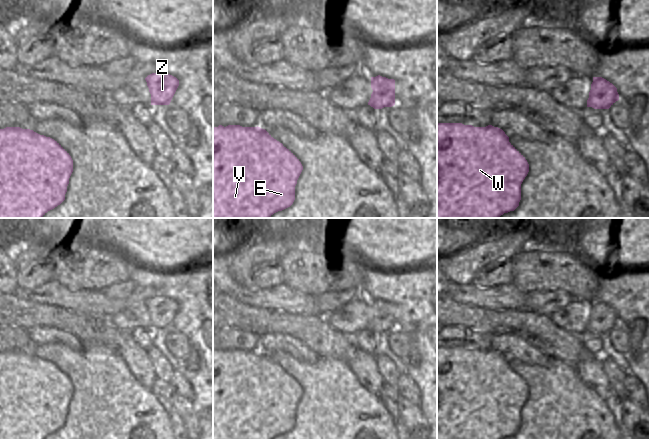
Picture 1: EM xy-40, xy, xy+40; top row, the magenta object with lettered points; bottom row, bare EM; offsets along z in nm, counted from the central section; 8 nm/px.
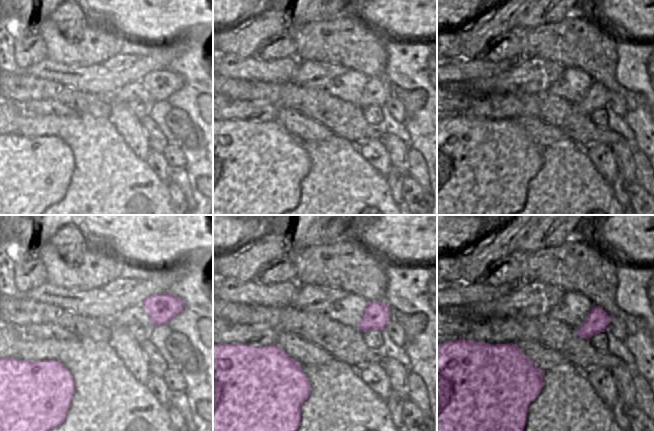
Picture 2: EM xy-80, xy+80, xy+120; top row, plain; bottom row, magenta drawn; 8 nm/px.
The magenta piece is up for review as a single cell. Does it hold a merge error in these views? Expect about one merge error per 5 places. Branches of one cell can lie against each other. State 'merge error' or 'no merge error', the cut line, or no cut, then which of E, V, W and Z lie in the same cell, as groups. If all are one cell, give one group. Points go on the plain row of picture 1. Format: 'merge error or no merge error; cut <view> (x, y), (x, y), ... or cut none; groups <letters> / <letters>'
no merge error; cut none; groups E V W Z

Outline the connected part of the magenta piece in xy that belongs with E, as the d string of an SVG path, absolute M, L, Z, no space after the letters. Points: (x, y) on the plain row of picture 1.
M213 351L213 439L273 439L290 431L303 394L299 383L260 351Z

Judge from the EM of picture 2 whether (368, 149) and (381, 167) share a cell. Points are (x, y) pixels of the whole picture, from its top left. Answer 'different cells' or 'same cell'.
same cell

